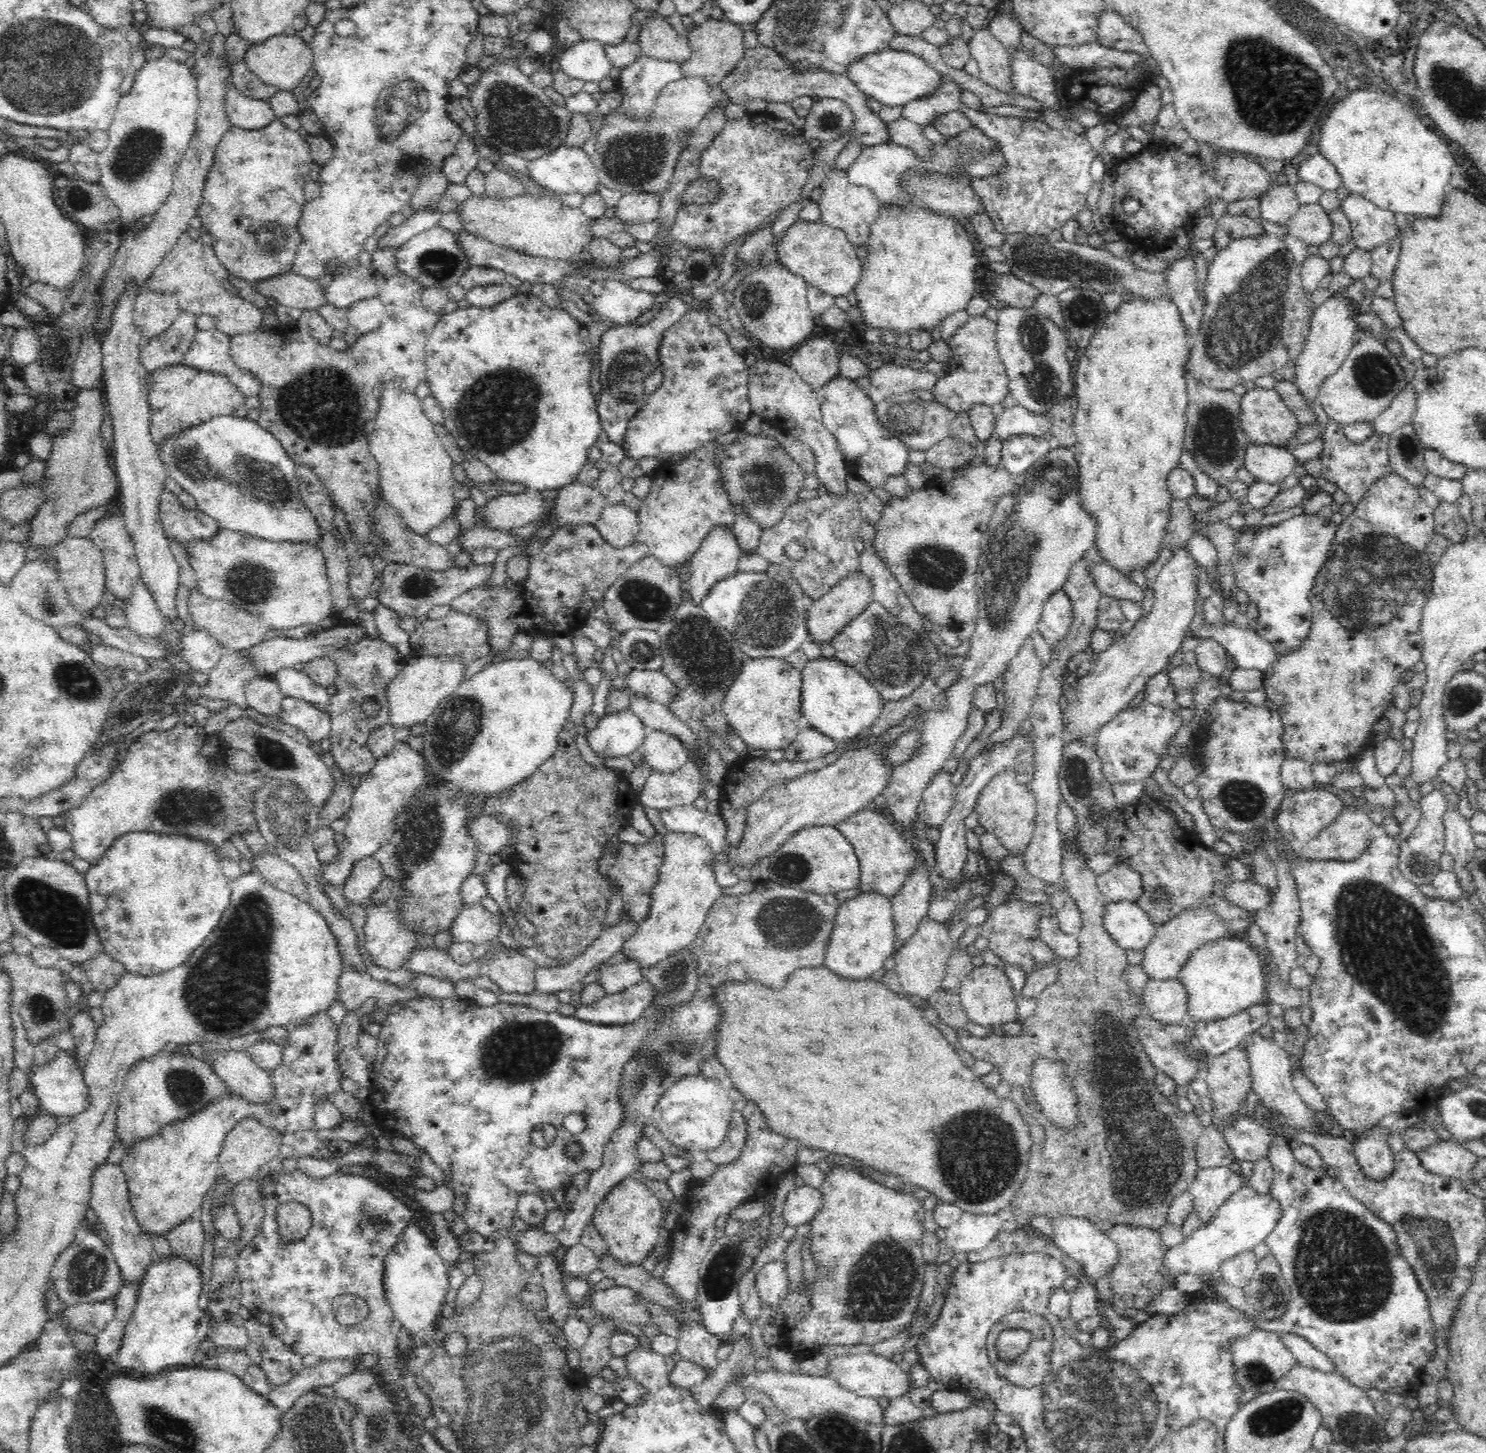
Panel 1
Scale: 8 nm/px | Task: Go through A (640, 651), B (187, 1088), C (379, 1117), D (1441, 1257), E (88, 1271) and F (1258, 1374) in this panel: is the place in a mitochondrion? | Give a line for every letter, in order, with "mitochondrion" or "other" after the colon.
A: mitochondrion
B: mitochondrion
C: other
D: mitochondrion
E: mitochondrion
F: mitochondrion

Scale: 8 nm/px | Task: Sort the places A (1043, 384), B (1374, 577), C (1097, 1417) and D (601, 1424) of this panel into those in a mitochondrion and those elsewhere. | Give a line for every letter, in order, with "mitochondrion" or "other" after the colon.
A: mitochondrion
B: mitochondrion
C: mitochondrion
D: other

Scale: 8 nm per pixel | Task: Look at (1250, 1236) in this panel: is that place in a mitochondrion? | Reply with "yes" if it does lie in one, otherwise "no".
no

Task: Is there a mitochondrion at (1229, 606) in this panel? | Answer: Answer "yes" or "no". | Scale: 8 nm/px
no

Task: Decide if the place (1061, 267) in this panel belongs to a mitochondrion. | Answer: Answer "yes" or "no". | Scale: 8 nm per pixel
yes

